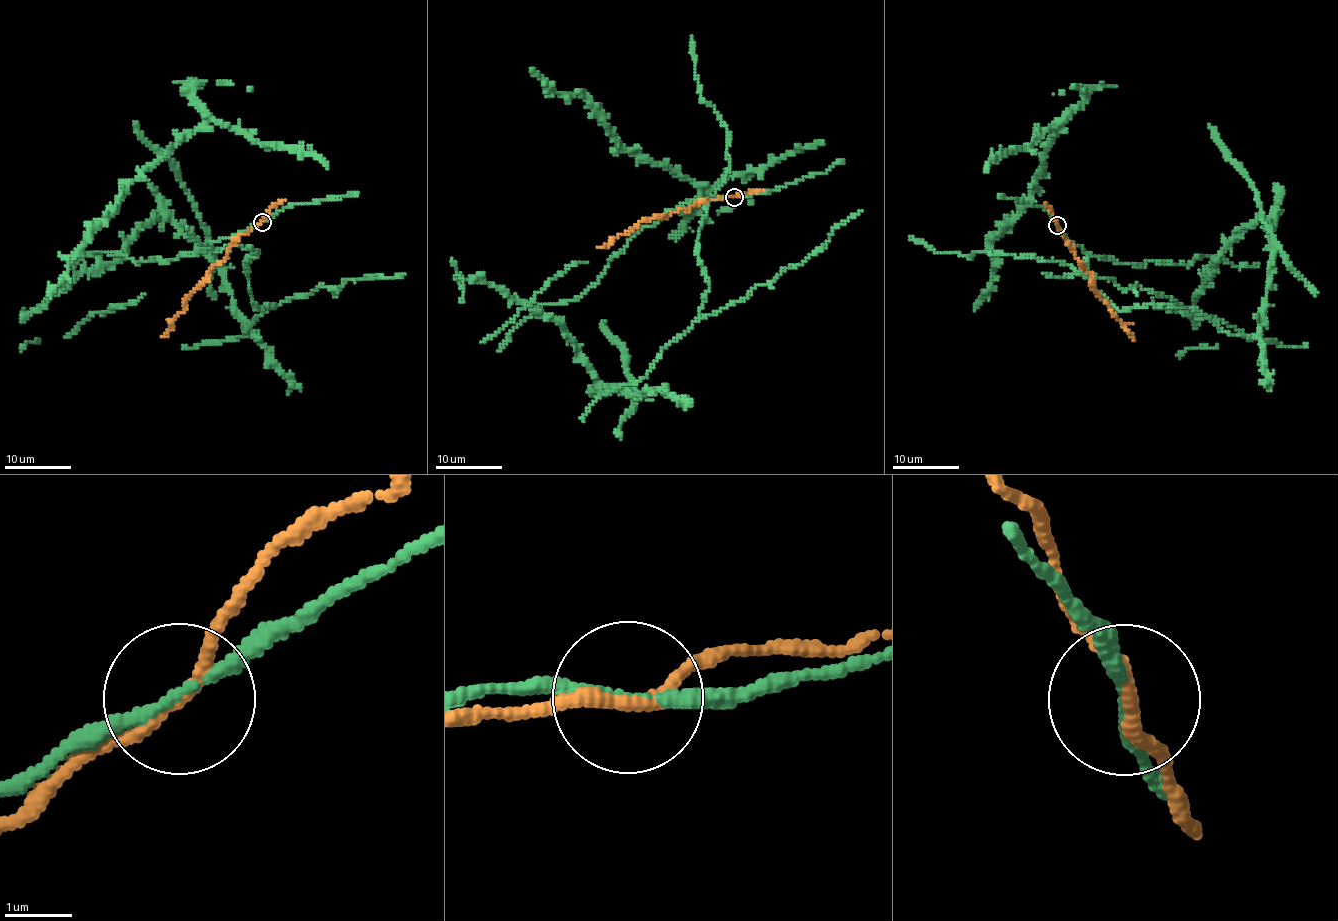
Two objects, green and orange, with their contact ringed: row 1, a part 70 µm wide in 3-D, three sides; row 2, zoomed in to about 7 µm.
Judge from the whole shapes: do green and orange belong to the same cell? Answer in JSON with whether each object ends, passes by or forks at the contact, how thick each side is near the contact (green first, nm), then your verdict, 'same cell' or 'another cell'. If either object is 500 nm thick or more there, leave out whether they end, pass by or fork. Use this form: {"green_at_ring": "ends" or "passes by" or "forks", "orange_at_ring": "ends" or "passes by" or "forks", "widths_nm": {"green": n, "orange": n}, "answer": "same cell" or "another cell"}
{"green_at_ring": "passes by", "orange_at_ring": "passes by", "widths_nm": {"green": 150, "orange": 200}, "answer": "another cell"}

